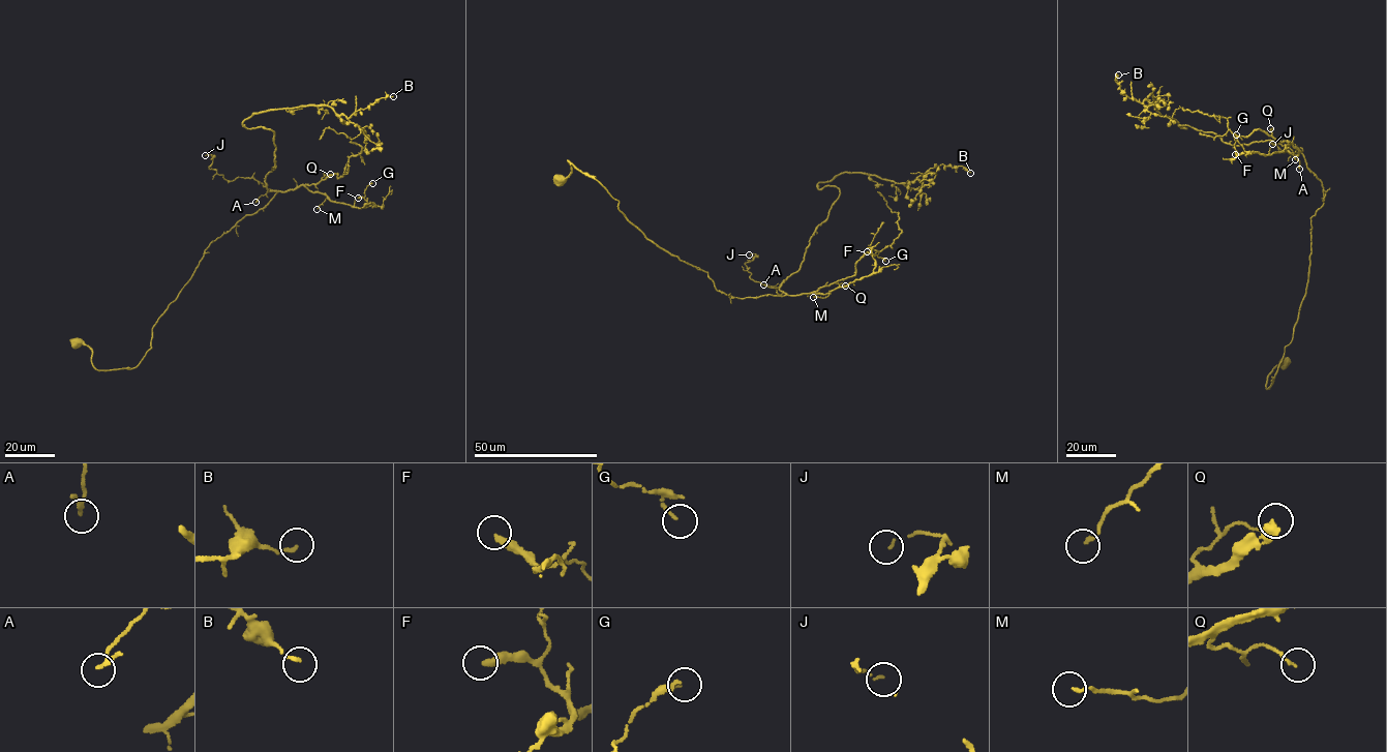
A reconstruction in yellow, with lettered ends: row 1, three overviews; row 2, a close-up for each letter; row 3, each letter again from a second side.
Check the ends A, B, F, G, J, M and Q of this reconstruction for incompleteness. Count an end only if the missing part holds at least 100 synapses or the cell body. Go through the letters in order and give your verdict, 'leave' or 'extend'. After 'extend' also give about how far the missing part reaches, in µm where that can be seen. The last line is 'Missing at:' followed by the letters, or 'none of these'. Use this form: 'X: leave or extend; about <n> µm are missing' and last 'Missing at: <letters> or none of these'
A: leave
B: leave
F: leave
G: leave
J: leave
M: leave
Q: leave
Missing at: none of these

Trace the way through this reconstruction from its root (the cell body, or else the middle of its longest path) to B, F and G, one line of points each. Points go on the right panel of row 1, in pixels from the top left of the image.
B: (1284, 364), (1267, 389), (1306, 287), (1321, 181), (1275, 141), (1181, 128), (1149, 93), (1120, 93), (1118, 74)
F: (1284, 364), (1267, 389), (1306, 287), (1322, 185), (1289, 141), (1265, 155), (1235, 154)
G: (1284, 364), (1267, 389), (1306, 287), (1323, 188), (1290, 142), (1237, 155), (1236, 134)

